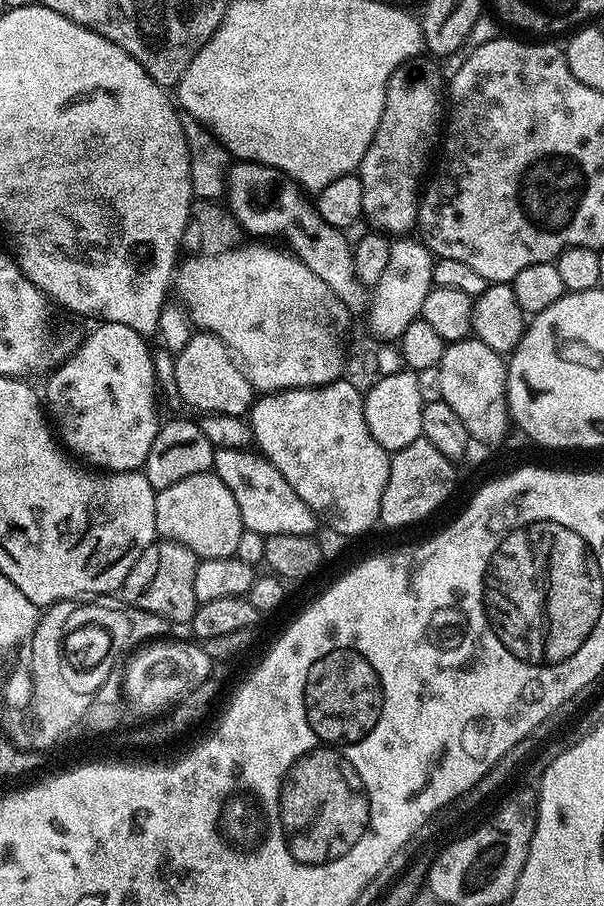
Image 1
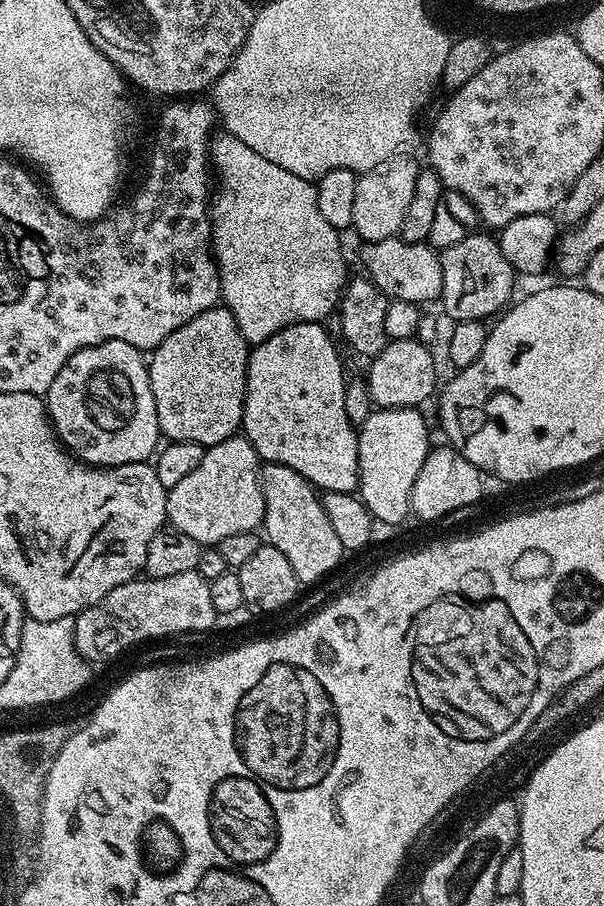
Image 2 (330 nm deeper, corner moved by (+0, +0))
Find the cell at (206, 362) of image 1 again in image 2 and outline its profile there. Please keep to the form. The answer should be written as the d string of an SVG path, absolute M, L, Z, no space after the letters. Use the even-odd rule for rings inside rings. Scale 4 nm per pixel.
M223 306L211 308L190 318L186 326L178 326L174 334L151 349L150 359L147 361L148 377L150 390L154 394L154 406L158 410L161 437L168 442L198 442L209 448L237 435L244 423L244 391L248 381L249 355L250 345L242 330L238 330L234 314L230 314L230 310Z

